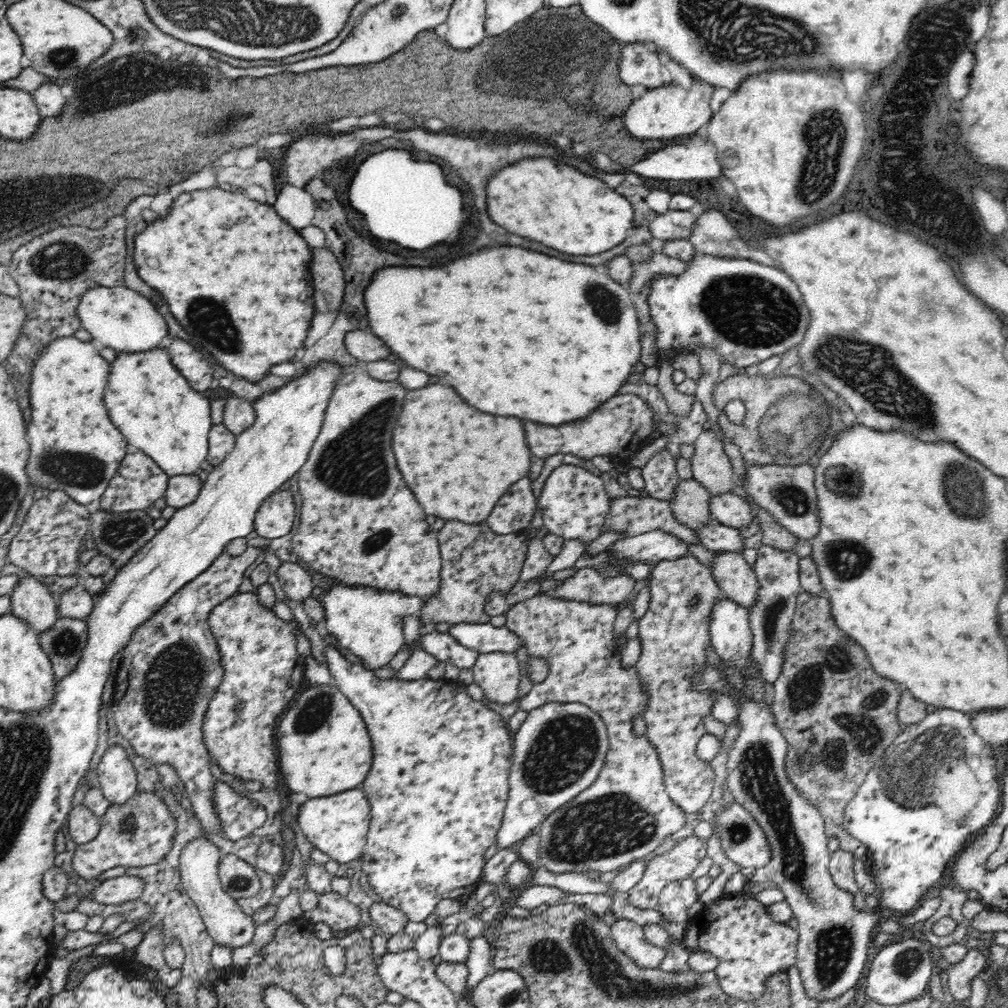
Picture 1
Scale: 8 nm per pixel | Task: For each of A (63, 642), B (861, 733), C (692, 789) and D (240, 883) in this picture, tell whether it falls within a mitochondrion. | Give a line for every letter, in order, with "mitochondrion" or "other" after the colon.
A: mitochondrion
B: mitochondrion
C: other
D: mitochondrion

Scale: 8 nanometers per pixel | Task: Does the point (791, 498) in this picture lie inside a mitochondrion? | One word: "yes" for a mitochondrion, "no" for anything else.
yes

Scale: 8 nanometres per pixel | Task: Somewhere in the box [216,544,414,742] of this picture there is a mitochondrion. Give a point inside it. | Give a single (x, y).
(317, 708)

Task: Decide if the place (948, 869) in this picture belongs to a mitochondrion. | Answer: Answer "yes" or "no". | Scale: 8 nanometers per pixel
no

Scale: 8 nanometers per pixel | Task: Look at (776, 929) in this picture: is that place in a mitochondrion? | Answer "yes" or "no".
no

